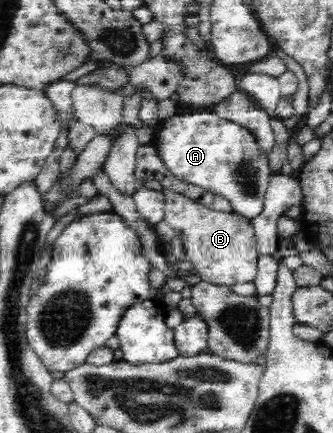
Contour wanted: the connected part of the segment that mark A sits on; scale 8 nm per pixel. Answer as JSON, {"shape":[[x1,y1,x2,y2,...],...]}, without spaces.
{"shape":[[192,108,188,114,174,114,171,118,152,123,153,140,158,157,164,167,175,177,187,184,198,186,209,194,222,195,230,205,232,211,244,218,254,218,262,212,262,206,269,181,272,176,269,165,269,153,264,153,258,147,258,141,246,128,218,117,212,108]]}

